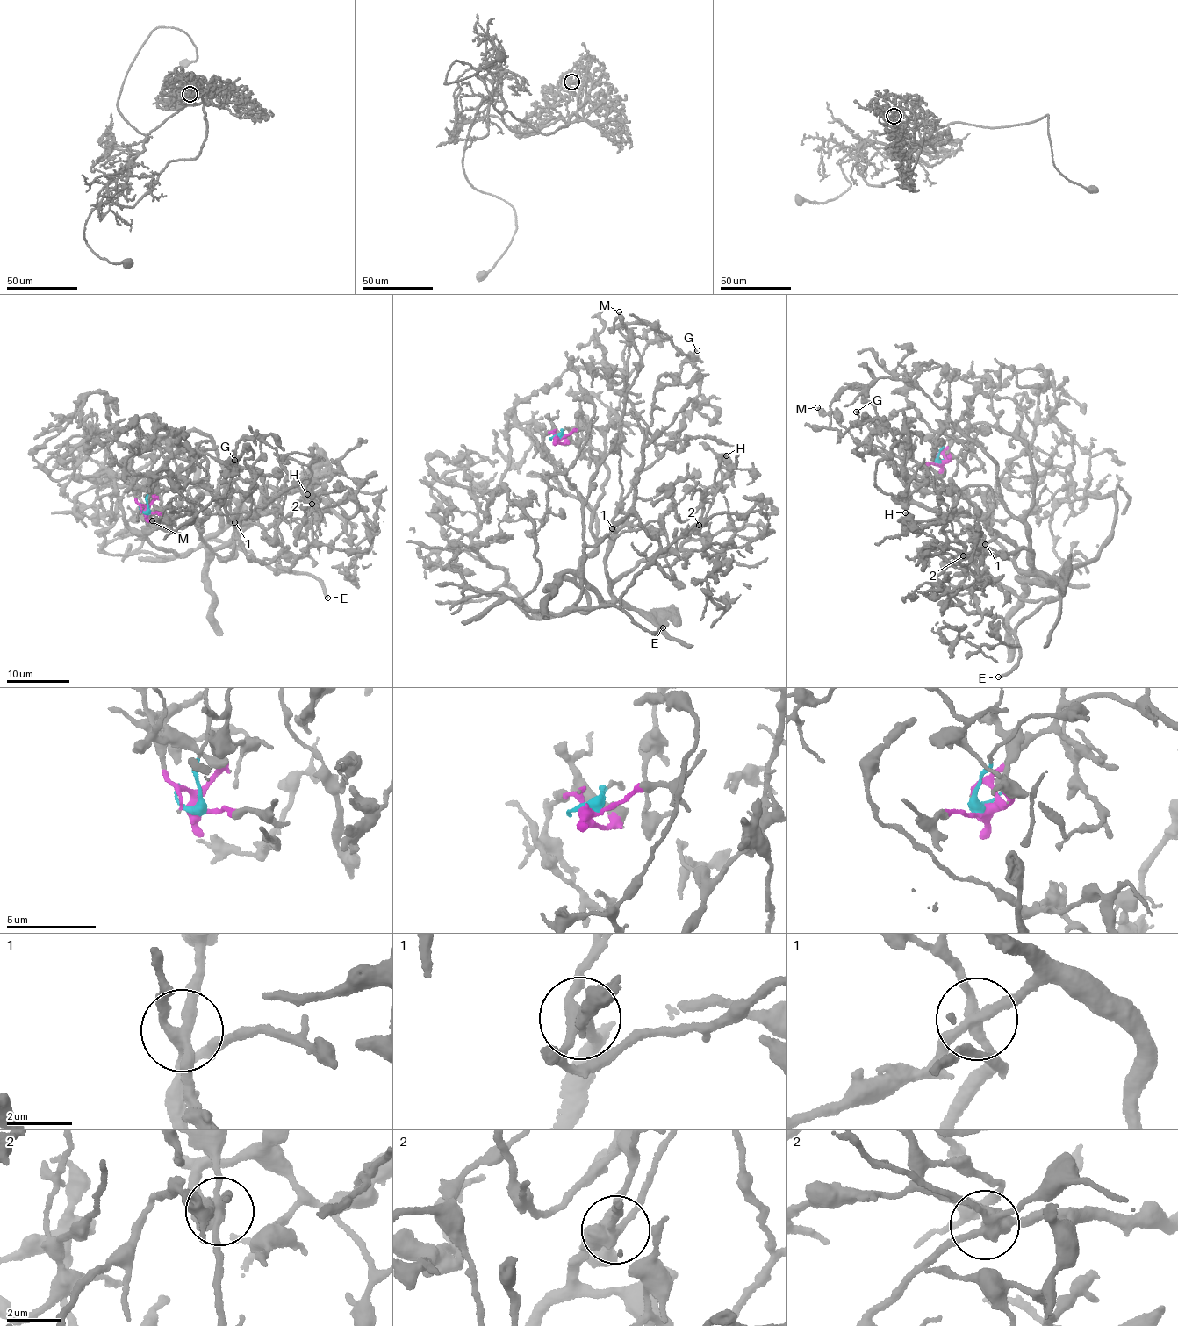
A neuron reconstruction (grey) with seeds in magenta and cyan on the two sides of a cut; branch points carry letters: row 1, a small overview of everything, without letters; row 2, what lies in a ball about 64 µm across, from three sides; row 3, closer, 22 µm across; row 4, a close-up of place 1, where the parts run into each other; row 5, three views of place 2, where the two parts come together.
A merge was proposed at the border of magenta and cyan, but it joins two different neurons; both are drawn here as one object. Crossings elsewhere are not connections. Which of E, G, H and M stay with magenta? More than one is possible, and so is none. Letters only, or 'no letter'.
no letter

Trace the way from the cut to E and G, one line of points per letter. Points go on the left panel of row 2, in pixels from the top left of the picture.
E: (146, 512), (151, 469), (168, 451), (211, 553), (252, 551), (269, 569), (318, 578), (328, 597)
G: (146, 512), (151, 469), (169, 451), (196, 529), (225, 559), (232, 484), (254, 483), (253, 451), (234, 460)

